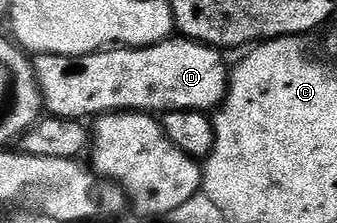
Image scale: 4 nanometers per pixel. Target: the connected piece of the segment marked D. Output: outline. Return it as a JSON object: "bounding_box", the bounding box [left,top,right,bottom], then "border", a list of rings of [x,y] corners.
{"bounding_box":[33,39,230,119],"border":[[[170,39],[160,41],[158,45],[143,45],[140,47],[106,47],[96,53],[88,53],[82,57],[68,57],[67,55],[47,55],[40,54],[33,61],[33,70],[39,83],[39,91],[44,108],[55,117],[72,117],[74,119],[96,119],[106,113],[123,113],[126,111],[136,111],[139,113],[148,113],[150,115],[164,115],[173,113],[177,109],[196,109],[198,111],[213,111],[225,100],[225,93],[229,89],[230,66],[225,66],[222,50],[212,46],[203,45],[199,41],[190,41],[188,39]]]}

